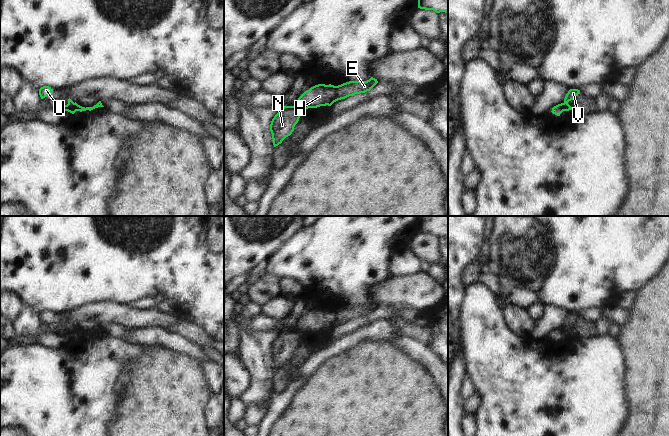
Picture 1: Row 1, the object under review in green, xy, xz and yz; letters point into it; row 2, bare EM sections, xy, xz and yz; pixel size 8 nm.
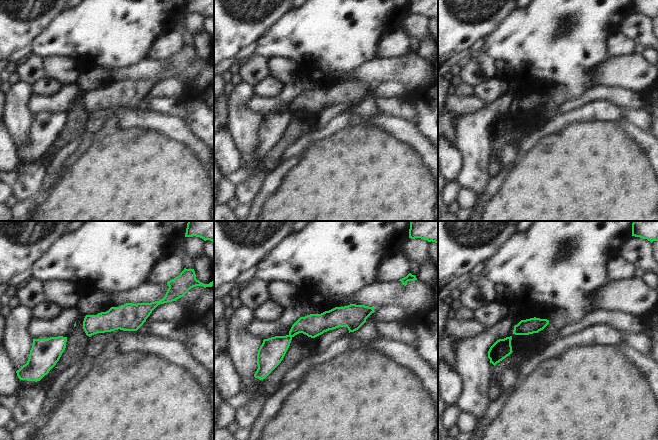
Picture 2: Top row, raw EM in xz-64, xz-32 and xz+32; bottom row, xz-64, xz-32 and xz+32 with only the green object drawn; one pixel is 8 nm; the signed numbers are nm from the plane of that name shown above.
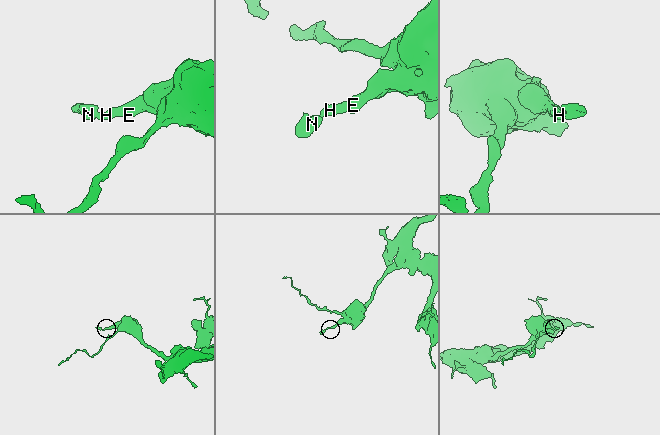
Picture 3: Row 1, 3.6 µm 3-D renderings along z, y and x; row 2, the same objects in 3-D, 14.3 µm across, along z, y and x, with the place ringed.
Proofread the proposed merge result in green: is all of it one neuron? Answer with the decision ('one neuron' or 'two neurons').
two neurons

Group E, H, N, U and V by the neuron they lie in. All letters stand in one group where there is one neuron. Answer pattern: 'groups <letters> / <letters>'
groups E H / N U V

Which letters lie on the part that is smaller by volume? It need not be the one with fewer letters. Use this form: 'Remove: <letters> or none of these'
Remove: N, U, V

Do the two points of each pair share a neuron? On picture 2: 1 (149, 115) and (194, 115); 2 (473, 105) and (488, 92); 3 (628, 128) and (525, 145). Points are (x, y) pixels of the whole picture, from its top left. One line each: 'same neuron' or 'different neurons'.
1: different neurons
2: different neurons
3: different neurons

